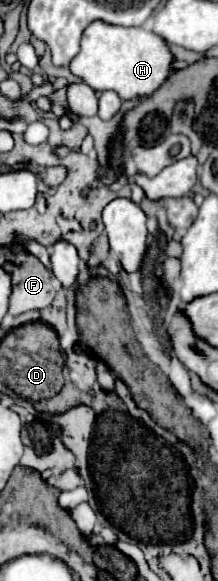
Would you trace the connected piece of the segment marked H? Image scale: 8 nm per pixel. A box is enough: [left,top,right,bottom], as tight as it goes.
[68,20,174,100]

